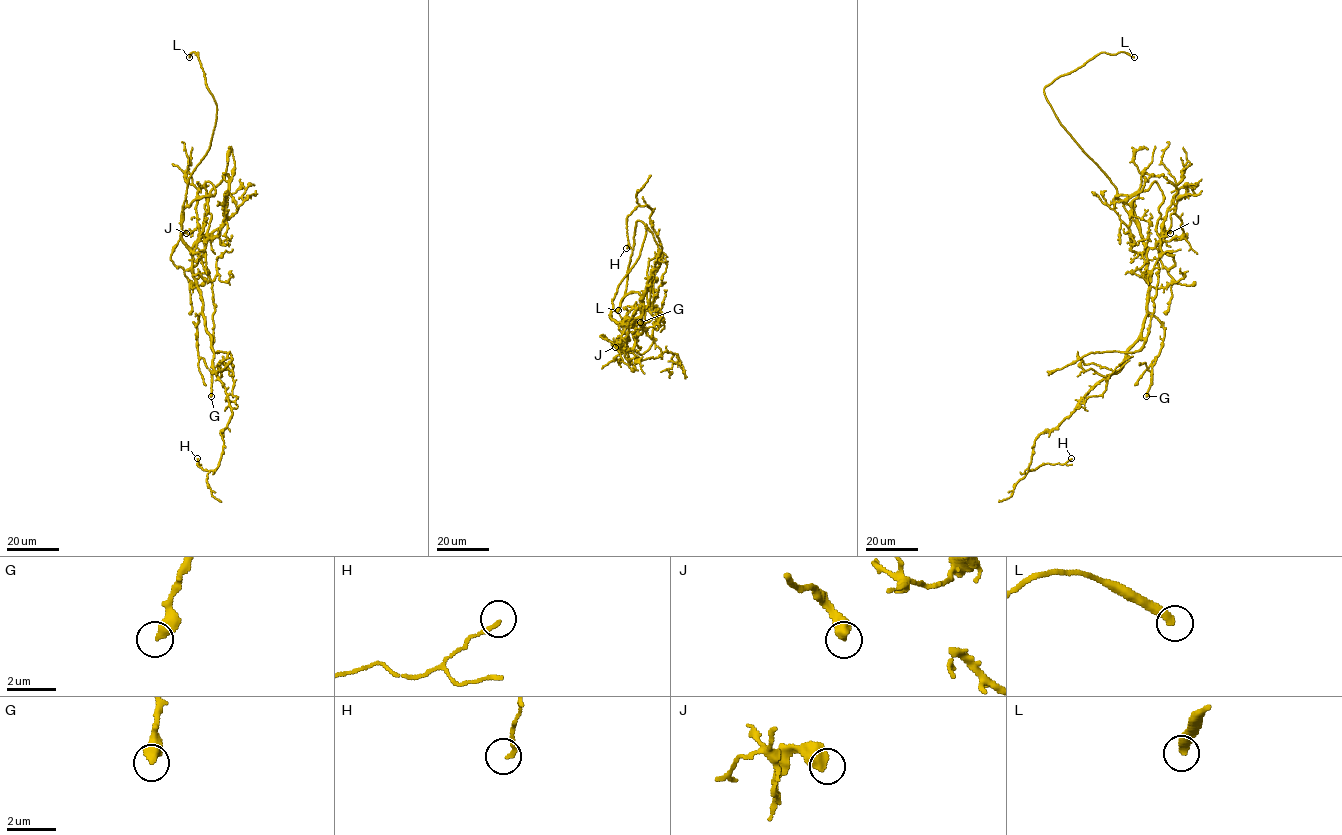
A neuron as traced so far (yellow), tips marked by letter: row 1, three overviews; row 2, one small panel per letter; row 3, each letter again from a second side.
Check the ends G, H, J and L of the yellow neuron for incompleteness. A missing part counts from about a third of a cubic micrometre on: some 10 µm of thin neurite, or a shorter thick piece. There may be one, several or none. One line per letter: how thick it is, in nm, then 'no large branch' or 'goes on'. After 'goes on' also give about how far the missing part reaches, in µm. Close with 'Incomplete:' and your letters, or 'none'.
G: calibre 440 nm; no large branch
H: calibre 160 nm; no large branch
J: calibre 600 nm; no large branch
L: calibre 380 nm; goes on; missing 8 µm
Incomplete: L

